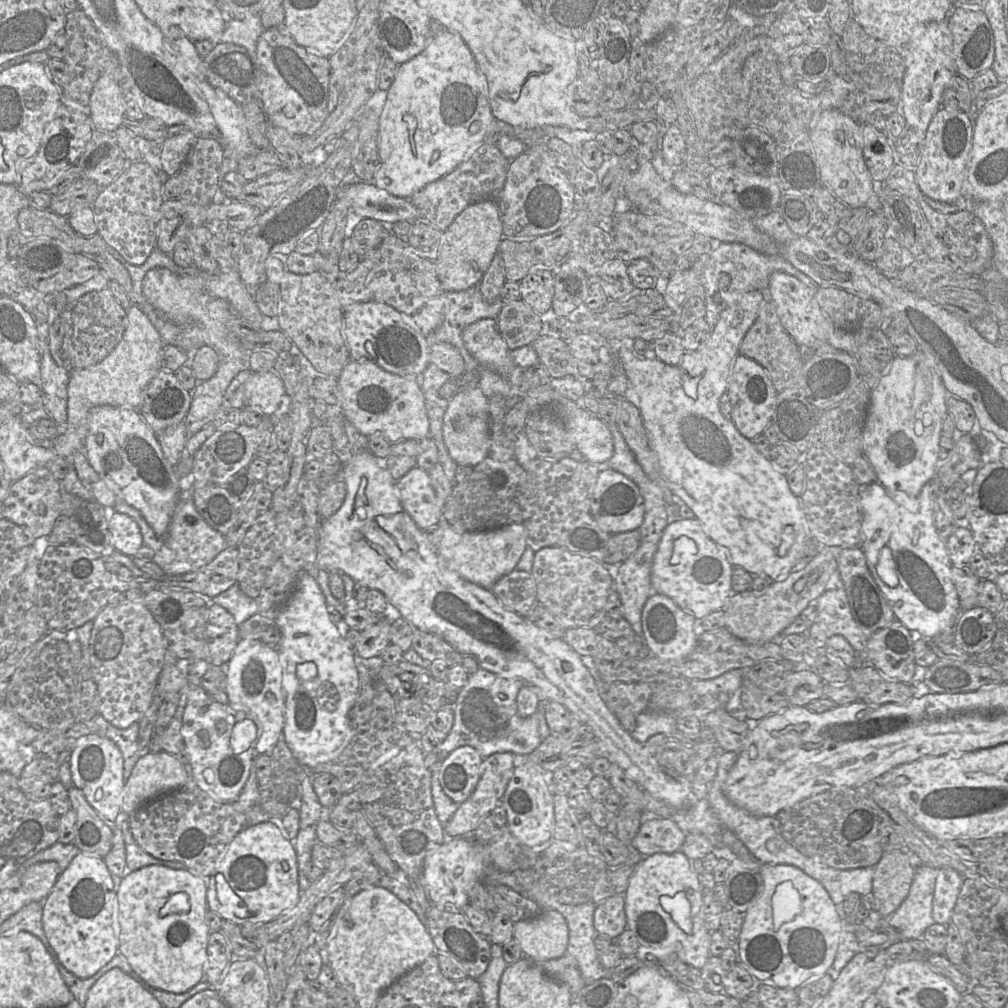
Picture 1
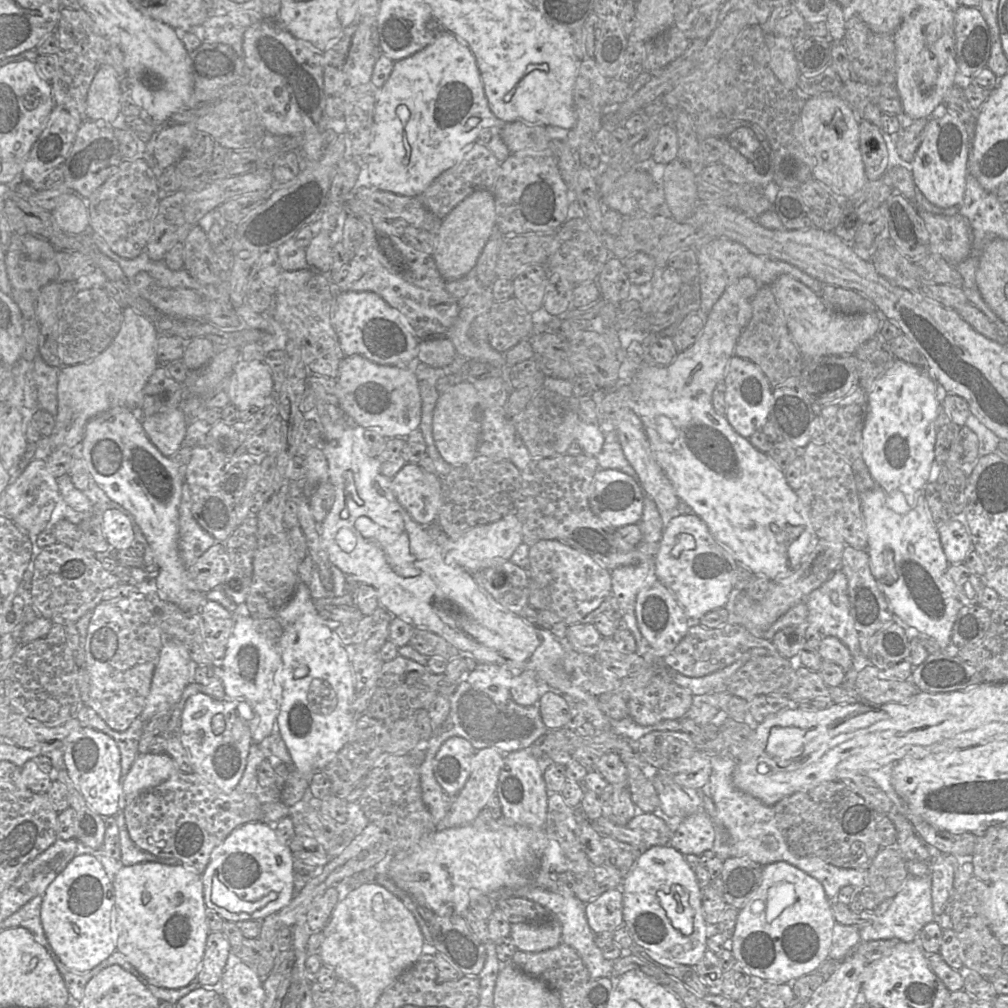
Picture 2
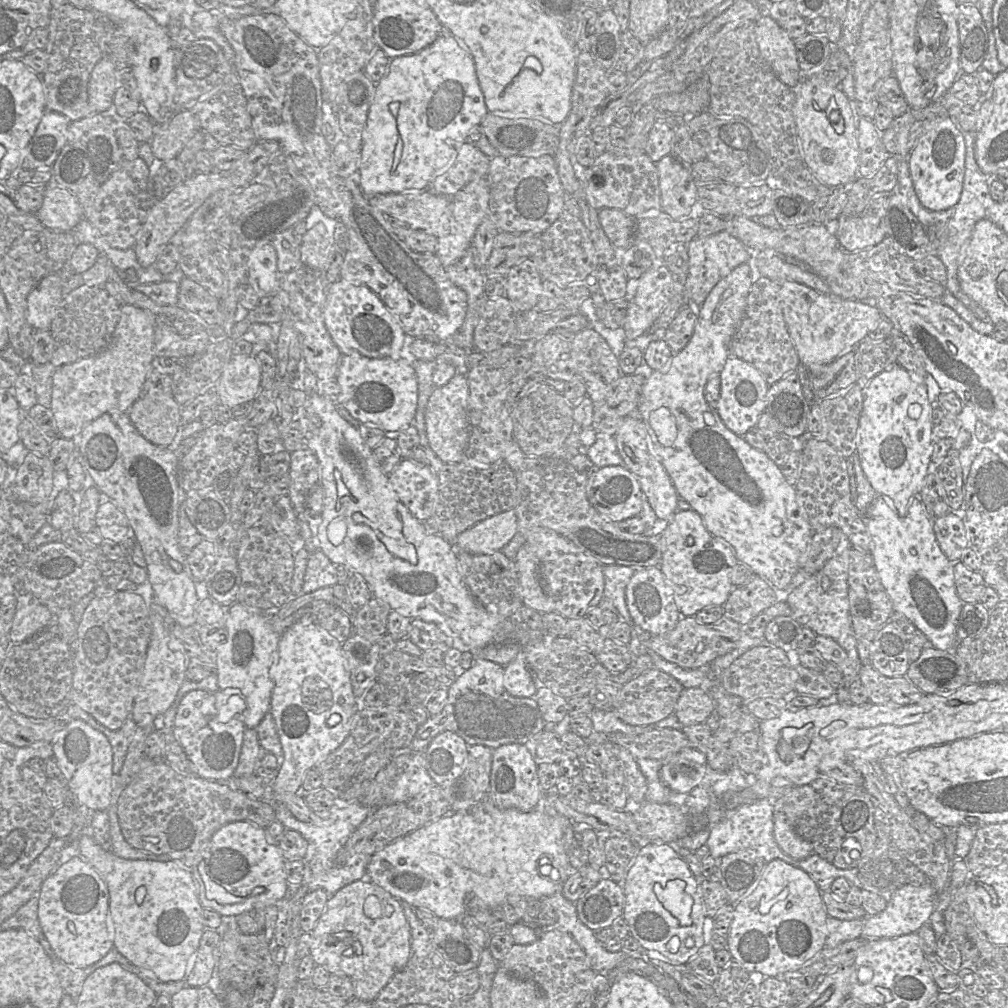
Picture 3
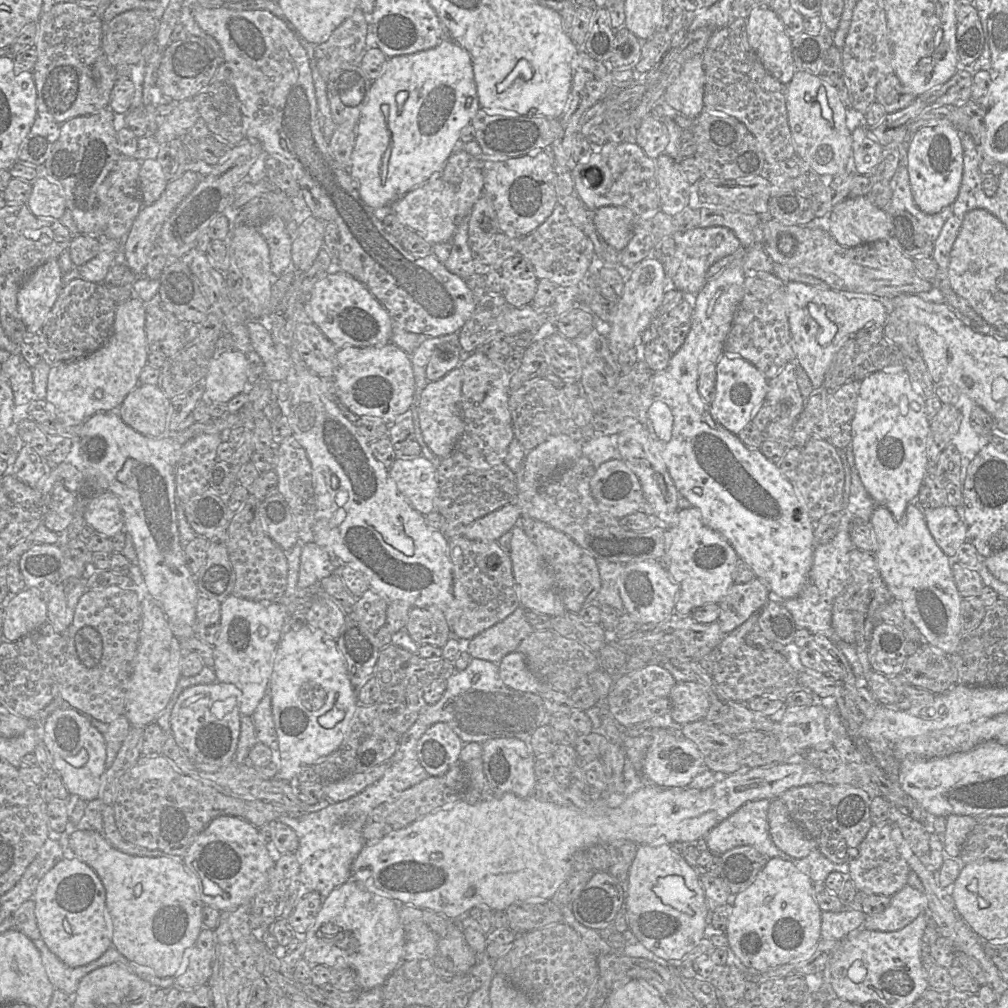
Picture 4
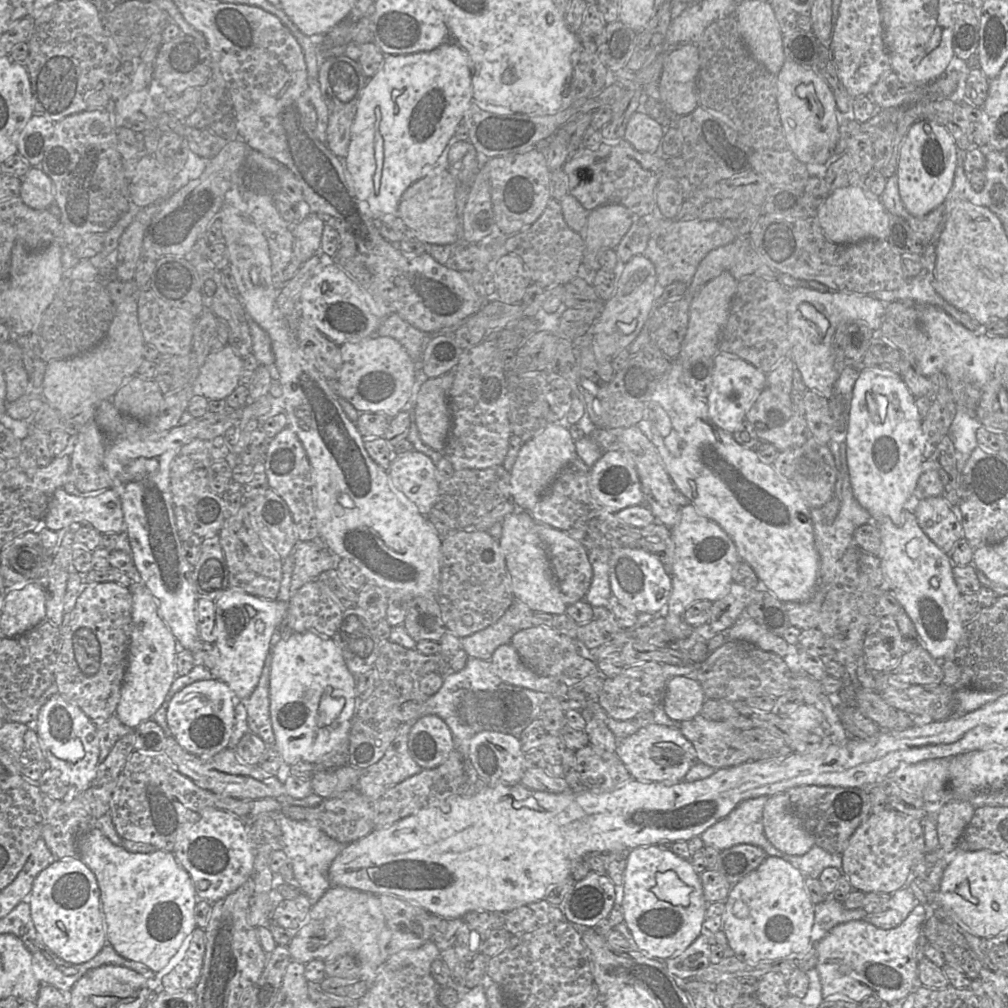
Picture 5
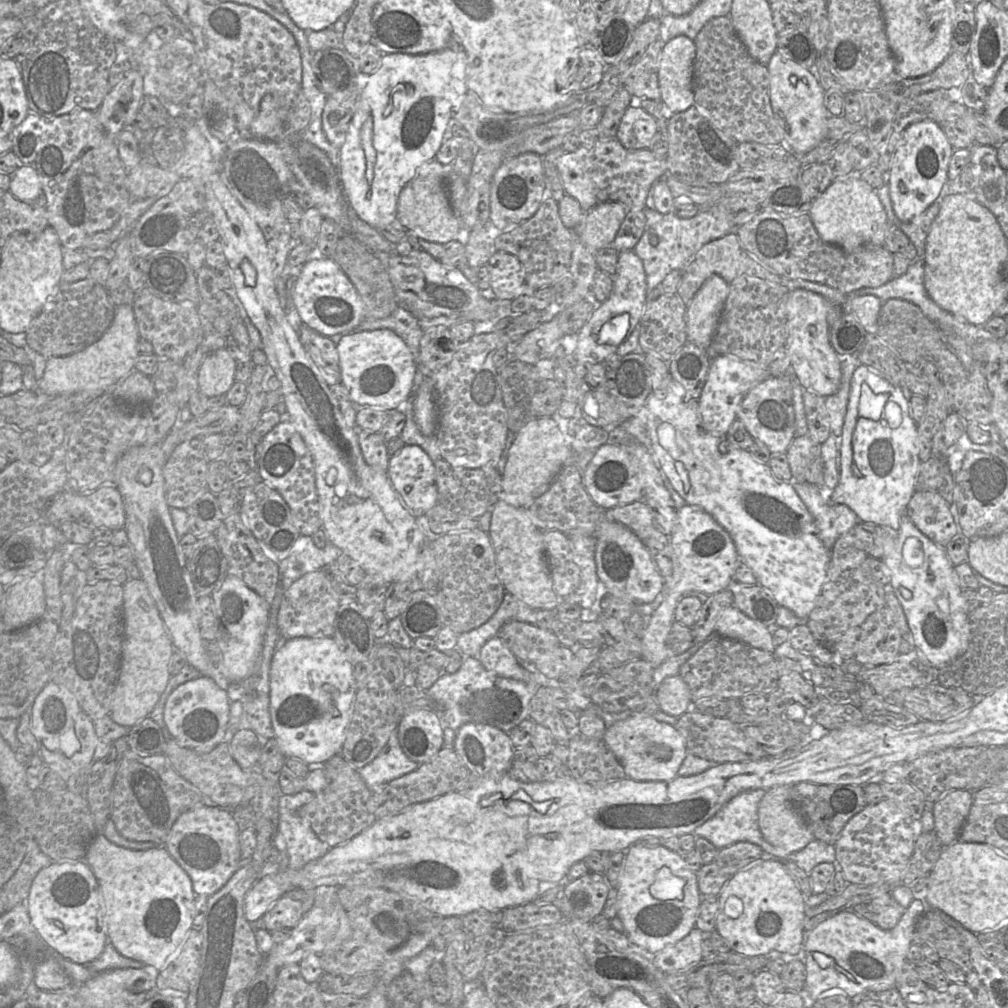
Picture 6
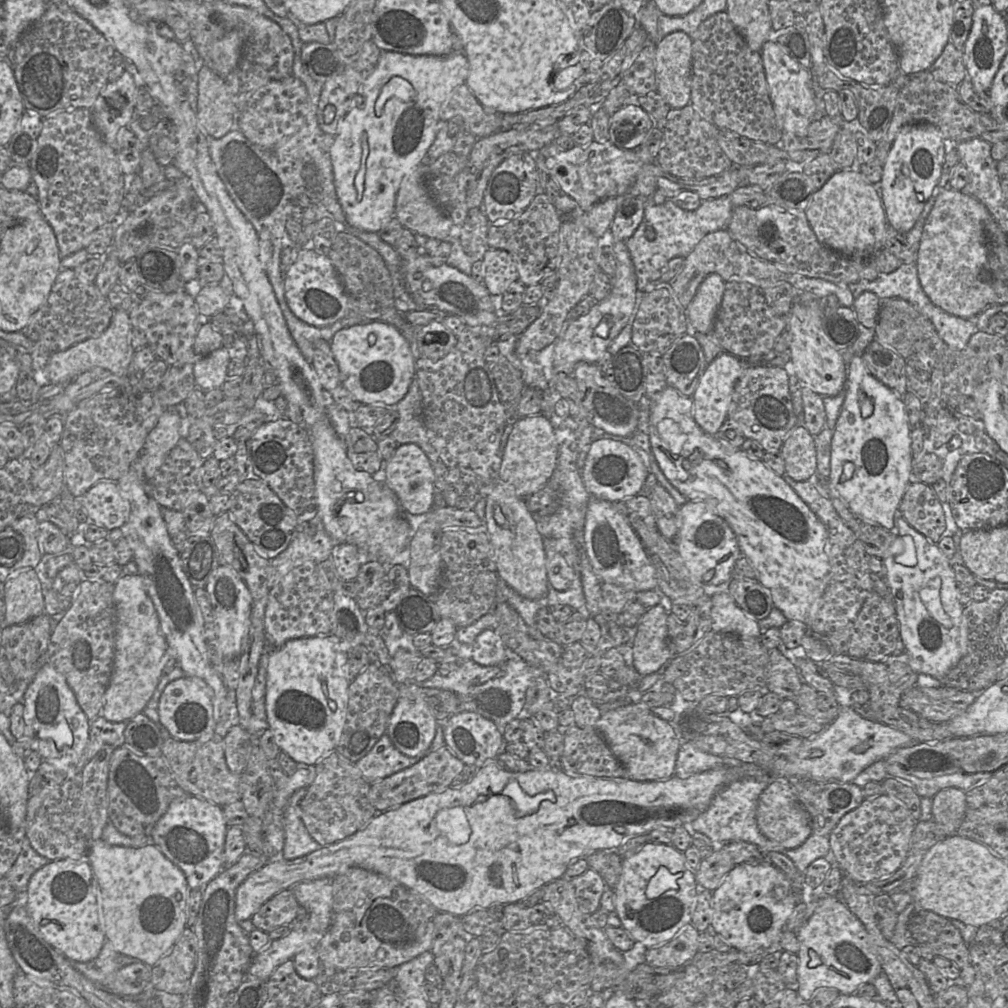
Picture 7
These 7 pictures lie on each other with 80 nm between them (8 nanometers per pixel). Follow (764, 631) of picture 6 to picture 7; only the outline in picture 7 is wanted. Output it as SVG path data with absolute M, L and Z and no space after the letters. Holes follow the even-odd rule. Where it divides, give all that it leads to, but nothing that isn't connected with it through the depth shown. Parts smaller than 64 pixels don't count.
M718 592L711 599L711 630L719 633L737 634L758 639L761 629L758 622L747 616L734 602L727 592Z

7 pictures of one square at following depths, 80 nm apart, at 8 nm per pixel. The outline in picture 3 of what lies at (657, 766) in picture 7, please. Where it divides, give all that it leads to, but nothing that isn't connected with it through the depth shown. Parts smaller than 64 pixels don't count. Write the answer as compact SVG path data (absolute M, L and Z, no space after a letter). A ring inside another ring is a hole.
M685 748L664 760L660 774L672 791L687 793L702 782L707 767L705 754L696 748Z

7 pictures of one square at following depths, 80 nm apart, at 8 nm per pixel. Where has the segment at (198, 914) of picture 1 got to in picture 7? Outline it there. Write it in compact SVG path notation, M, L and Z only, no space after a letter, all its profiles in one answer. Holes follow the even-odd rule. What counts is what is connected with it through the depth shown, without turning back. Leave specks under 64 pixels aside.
M99 839L91 846L87 855L87 860L89 861L92 870L99 882L103 896L103 923L106 939L112 942L118 952L135 958L150 967L156 965L162 958L171 952L173 946L183 933L184 929L187 927L187 902L191 888L187 883L184 872L178 866L172 863L154 844L133 848L124 846L112 846L104 842L102 839Z

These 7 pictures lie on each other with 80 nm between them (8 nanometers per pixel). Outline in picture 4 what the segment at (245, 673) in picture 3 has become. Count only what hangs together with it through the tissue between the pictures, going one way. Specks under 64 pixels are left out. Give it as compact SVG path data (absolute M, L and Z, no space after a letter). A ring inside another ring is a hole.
M234 594L221 603L220 632L214 645L214 672L218 682L235 685L241 692L241 716L250 716L269 688L274 654L282 636L282 627L290 615L285 604L287 599L272 602L259 602L241 598Z

